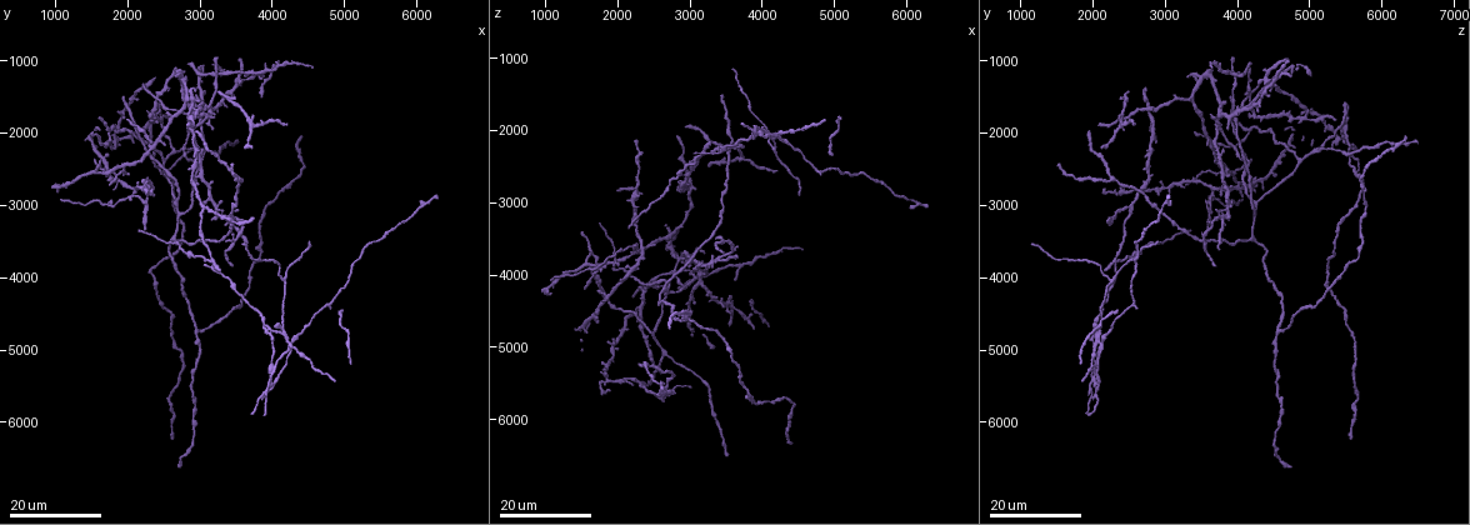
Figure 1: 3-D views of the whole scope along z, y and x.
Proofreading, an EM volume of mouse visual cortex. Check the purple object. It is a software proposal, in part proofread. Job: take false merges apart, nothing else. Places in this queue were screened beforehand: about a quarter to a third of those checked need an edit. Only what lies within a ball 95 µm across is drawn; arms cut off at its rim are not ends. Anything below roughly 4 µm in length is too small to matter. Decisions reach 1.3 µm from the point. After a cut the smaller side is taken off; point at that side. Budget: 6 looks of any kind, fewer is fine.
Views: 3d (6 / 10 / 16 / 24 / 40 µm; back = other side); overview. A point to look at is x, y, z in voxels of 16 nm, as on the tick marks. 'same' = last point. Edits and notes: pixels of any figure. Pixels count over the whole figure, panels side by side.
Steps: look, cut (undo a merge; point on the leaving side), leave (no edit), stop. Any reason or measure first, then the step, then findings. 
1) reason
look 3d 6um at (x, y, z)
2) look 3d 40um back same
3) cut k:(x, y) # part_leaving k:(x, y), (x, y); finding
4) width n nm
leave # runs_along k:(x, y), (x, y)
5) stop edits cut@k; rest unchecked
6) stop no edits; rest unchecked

small branch off a trunk
look 3d 16um at (3400, 3200, 3800)

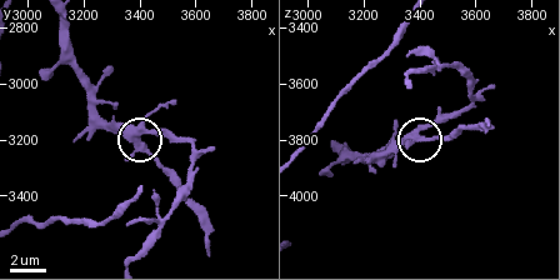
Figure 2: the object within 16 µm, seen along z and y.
closer look
look 3d 6um at (3390, 3210, 3790)

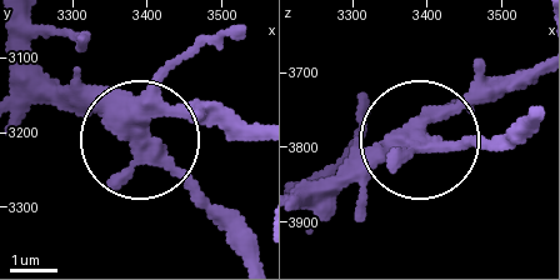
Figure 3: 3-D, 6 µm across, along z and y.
arms 5
leave # runs_along 3:(26, 46), (238, 246); one neuron here

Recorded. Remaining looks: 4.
four arms meet
look 3d 24um at (3750, 1900, 2400)

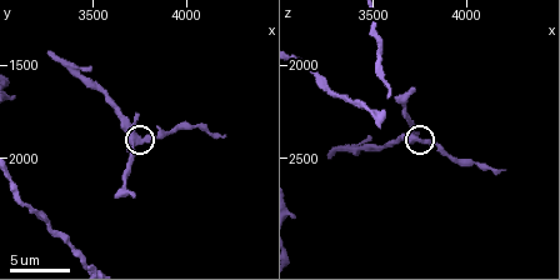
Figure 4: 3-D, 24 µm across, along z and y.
look 3d 10um at (3760, 1900, 2420)

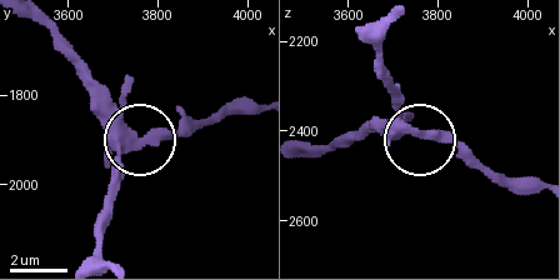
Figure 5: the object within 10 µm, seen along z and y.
closer look
look 3d 6um at (3745, 1900, 2400)

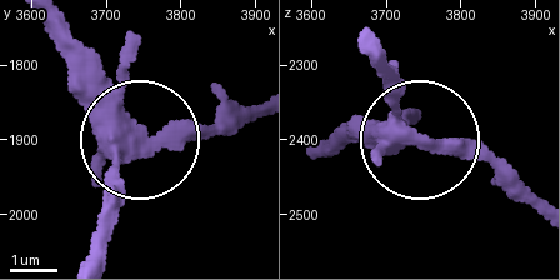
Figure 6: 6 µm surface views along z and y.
side_arm 9 um
leave # one neuron here

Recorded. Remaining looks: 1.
stop no edits; rest unchecked

